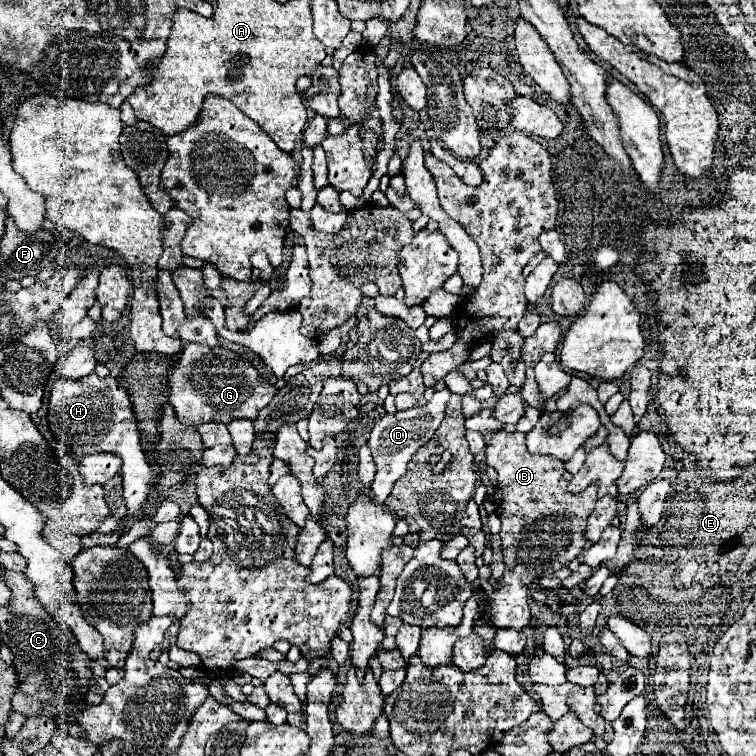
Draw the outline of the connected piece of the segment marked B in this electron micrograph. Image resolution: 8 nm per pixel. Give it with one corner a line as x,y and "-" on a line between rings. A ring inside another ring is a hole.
495,432
491,442
485,448
485,462
487,466
495,468
499,474
497,486
495,486
495,514
501,518
501,548
503,548
503,558
505,558
505,574
501,576
501,590
489,594
485,598
485,612
493,620
497,628
515,628
523,630
529,626
531,612
529,612
529,586
545,576
551,574
573,558
579,558
585,550
585,524
587,516
593,512
595,502
597,502
597,486
589,486
587,492
583,494
567,494
567,482
571,480
571,474
565,470
563,462
551,458
551,456
535,456
529,454
525,448
525,434
521,432

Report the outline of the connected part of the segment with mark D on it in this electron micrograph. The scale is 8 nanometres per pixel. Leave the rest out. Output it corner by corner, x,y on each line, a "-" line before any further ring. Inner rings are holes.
447,388
439,390
433,394
433,398
419,408
409,408
403,412
395,412
395,414
385,414
377,426
371,430
371,438
369,438
369,446
375,458
375,466
377,466
377,474
375,480
371,484
371,496
377,504
383,504
385,498
391,494
393,484
407,472
407,464
411,460
411,456
417,452
417,448
421,448
423,444
427,444
435,430
439,428
441,420
443,420
443,406
447,404
451,392

